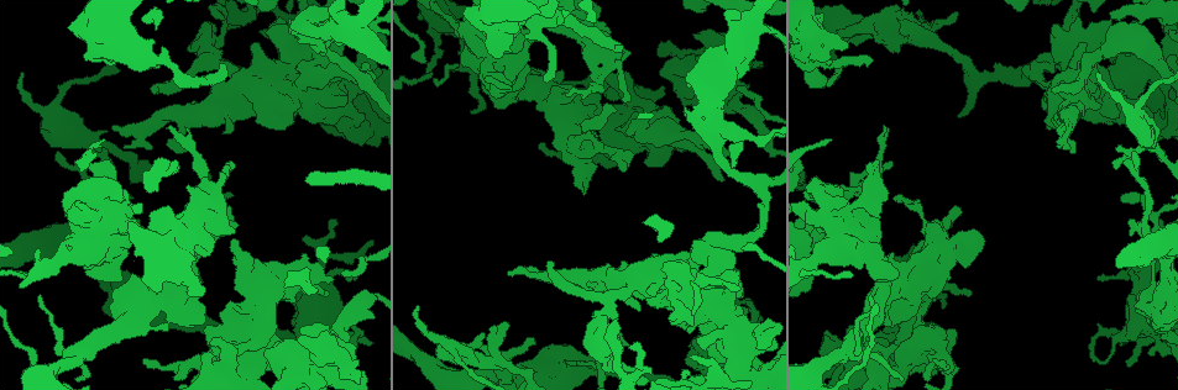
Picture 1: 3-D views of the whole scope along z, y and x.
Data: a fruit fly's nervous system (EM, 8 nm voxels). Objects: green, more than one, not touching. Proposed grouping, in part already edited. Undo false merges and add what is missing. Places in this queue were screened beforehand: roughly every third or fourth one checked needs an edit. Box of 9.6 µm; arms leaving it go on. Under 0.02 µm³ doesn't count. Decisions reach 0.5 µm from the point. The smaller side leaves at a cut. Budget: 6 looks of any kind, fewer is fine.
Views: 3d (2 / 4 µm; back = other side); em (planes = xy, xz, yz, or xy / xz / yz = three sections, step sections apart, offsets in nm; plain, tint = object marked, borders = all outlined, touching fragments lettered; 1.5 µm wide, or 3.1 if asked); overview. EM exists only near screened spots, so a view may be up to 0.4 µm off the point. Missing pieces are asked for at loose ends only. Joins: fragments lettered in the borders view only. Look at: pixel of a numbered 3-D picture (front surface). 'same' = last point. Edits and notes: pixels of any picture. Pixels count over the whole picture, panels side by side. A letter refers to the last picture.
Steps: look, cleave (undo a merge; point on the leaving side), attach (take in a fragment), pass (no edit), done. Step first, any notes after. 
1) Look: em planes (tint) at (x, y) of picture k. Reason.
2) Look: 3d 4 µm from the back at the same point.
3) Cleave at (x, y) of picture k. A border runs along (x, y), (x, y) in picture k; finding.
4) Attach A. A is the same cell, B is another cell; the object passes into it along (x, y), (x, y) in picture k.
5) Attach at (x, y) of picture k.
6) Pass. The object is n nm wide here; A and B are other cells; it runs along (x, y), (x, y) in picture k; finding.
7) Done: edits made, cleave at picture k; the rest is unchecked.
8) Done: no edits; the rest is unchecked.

Look: 3d 2 µm at (845, 47) of picture 1. An open end.

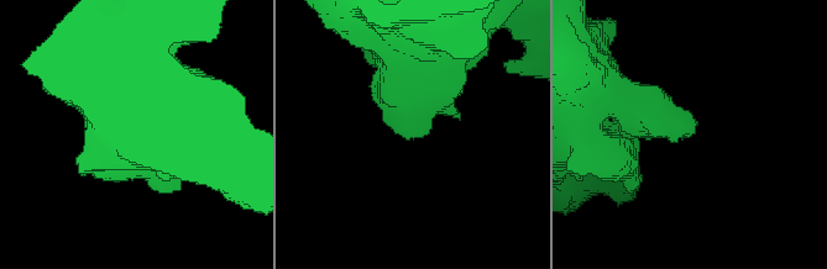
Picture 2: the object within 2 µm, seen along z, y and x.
Look: em planes (borders) at (693, 128) of picture 2.

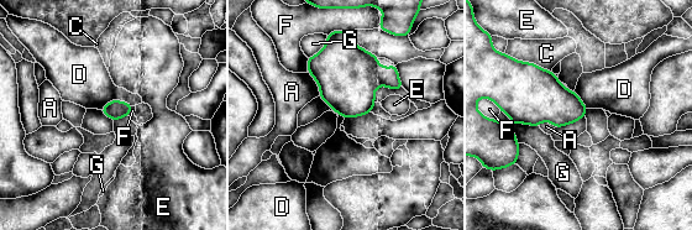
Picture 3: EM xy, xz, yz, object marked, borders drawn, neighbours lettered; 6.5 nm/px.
Attach D. D is the same cell, A, C, E, F and G are other cells; it goes on there.

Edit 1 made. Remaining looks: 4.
Look: overview. Redraw.

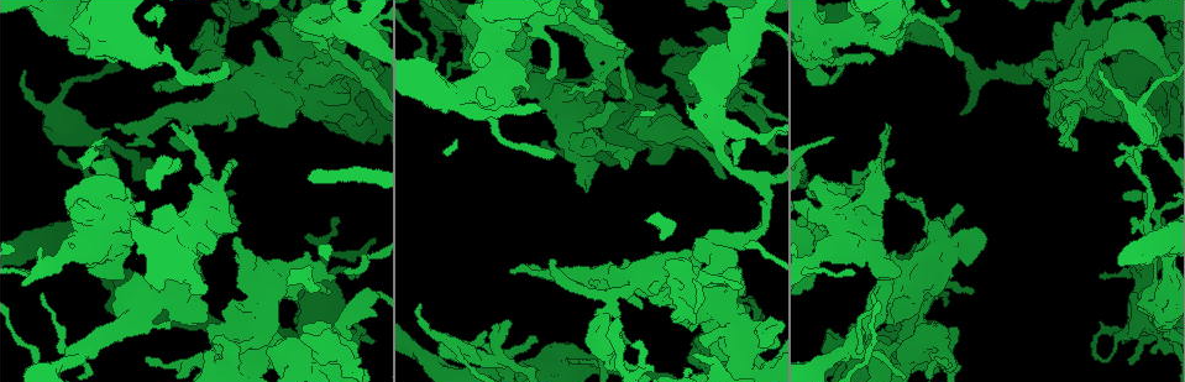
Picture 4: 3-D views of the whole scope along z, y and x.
Look: em xy step 8 (tint) at (1126, 37) of picture 4. Three-way junction.

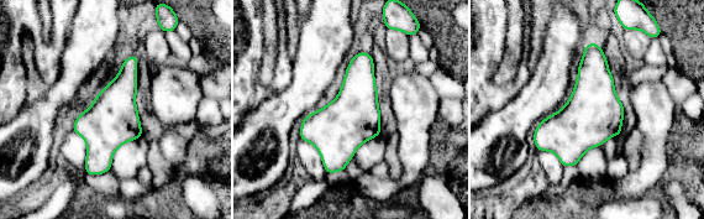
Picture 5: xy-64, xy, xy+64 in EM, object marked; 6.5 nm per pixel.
Look: em planes (borders) at the same point.

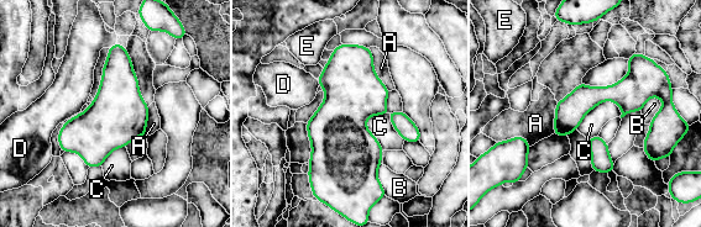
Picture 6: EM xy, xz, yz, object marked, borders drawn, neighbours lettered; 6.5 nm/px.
Pass. A, B, C, D and E are other cells; it runs along (650, 86), (594, 95), (558, 131) in picture 6; one neuron here.

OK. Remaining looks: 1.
Done: edits made, attach at picture 3; the rest is unchecked.

